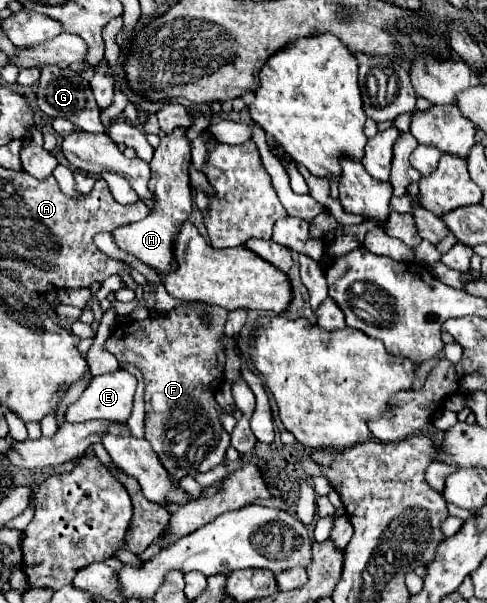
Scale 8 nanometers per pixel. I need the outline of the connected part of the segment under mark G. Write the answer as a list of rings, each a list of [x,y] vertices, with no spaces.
[[[46,66],[40,72],[42,76],[40,76],[40,86],[36,88],[36,102],[44,114],[52,118],[66,118],[84,132],[104,132],[106,134],[106,128],[100,122],[100,108],[96,106],[96,100],[90,90],[90,82],[84,80],[82,74],[70,68],[58,68],[58,66]]]

